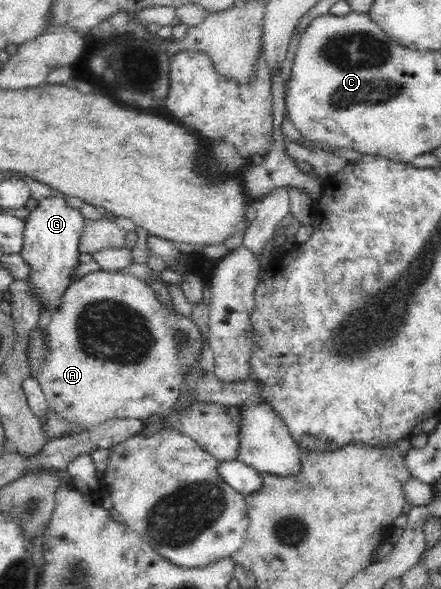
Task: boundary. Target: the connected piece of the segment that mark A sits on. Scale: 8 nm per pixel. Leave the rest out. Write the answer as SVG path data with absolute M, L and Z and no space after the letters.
M100 269L84 275L69 283L61 299L60 308L53 311L46 327L49 349L38 375L46 402L57 416L83 431L110 419L145 420L151 415L159 415L164 427L184 432L219 462L235 459L239 445L238 424L226 406L194 401L189 407L177 407L179 395L185 391L185 376L199 364L206 341L190 316L163 306L147 281L123 271Z

